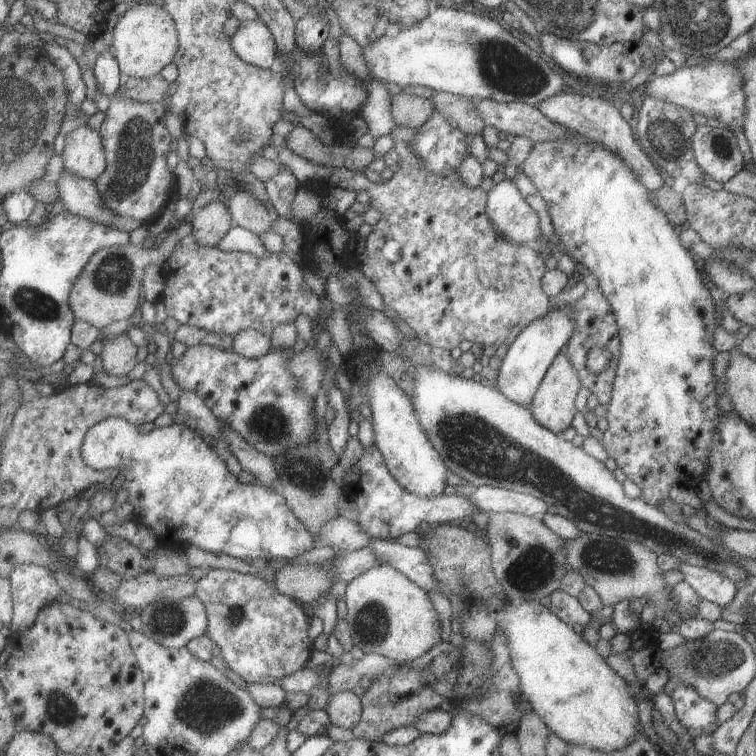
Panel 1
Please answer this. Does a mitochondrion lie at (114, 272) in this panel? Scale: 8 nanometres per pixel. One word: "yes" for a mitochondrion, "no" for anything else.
yes

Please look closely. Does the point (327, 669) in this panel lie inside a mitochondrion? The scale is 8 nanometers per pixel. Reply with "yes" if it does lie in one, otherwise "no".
no

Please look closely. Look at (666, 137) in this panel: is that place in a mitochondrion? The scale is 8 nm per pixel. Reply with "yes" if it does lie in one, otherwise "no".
yes

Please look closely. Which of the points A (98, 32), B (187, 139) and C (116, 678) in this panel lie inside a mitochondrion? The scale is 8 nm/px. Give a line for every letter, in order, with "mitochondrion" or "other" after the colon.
A: other
B: other
C: other

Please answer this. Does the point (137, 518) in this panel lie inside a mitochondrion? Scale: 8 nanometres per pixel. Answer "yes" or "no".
no

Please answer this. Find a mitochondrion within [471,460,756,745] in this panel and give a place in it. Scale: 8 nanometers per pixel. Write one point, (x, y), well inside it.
(716, 657)

